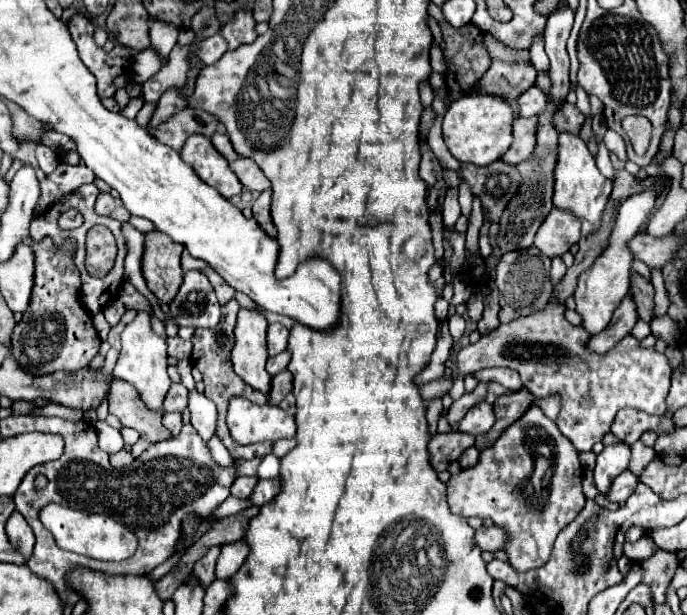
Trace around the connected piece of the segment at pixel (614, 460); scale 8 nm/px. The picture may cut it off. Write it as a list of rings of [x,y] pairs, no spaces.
[[[617,443],[617,445],[607,445],[599,455],[597,455],[597,467],[595,467],[595,485],[599,495],[607,497],[609,485],[613,479],[623,473],[629,467],[629,445],[627,443]]]

